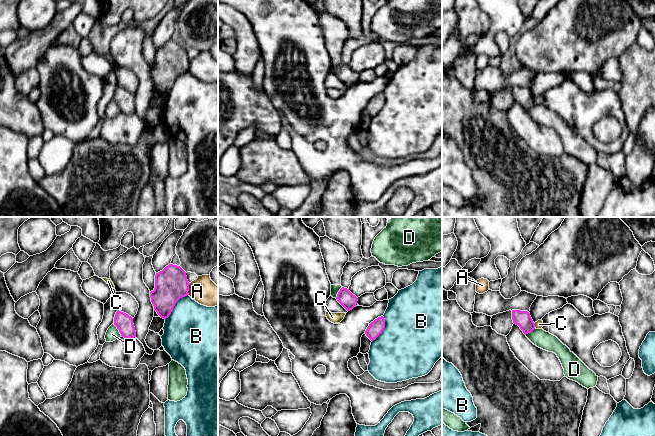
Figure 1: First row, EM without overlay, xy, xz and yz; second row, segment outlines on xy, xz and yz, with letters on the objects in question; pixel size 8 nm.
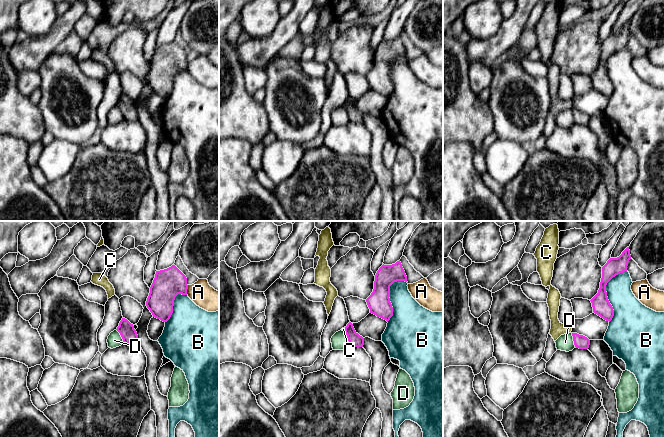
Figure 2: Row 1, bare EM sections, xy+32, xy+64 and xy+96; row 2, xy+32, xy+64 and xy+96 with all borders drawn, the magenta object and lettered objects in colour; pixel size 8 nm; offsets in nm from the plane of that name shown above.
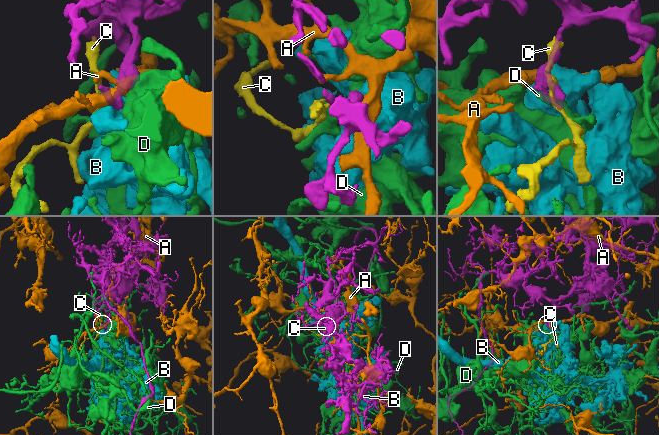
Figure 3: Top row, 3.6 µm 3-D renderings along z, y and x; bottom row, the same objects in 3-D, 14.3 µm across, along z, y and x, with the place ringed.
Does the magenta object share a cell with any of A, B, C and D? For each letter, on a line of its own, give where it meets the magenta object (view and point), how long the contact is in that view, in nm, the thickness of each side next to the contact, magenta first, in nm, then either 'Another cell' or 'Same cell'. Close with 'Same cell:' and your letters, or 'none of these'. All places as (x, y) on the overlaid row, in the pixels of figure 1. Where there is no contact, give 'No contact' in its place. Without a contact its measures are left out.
A: Touches magenta at xy (188, 289). Shared border 100 nm. Thickness 260 nm (magenta) against 220 nm. Another cell
B: Touches magenta at xy (174, 305). Shared border 280 nm. Thickness 260 nm (magenta) against 440 nm. Another cell
C: Touches magenta at yz (534, 325). Shared border 40 nm. Thickness 130 nm (magenta) against 60 nm. Another cell
D: Touches magenta at xy (118, 329). Shared border 120 nm. Thickness 140 nm (magenta) against 100 nm. Another cell
Same cell: none of these

